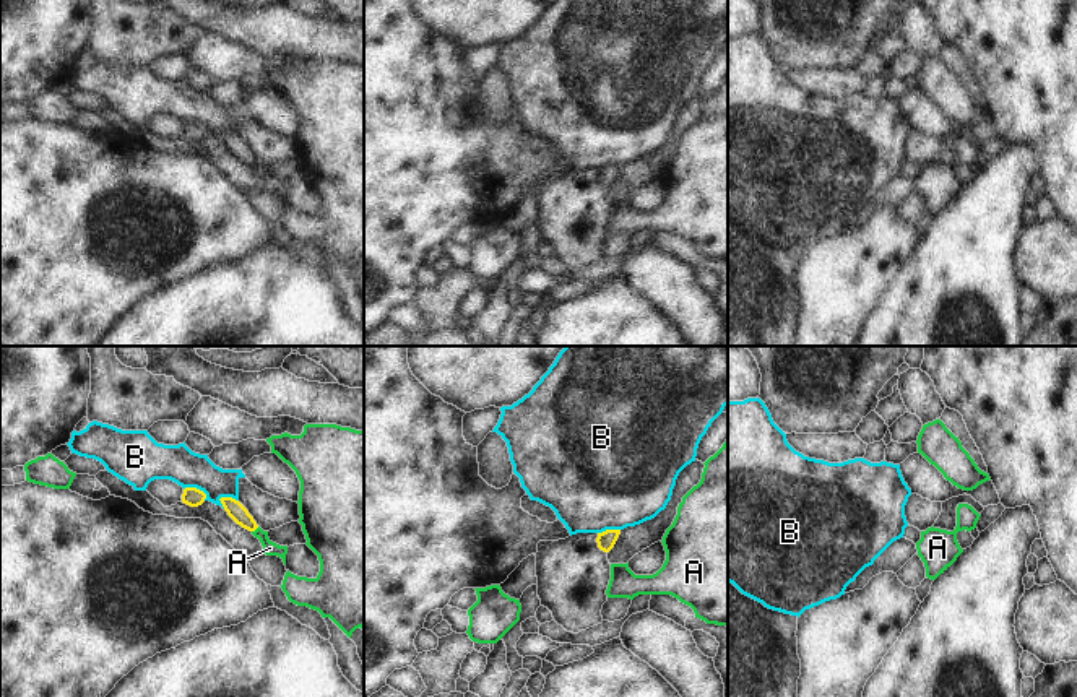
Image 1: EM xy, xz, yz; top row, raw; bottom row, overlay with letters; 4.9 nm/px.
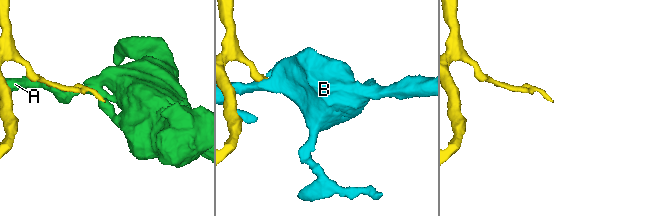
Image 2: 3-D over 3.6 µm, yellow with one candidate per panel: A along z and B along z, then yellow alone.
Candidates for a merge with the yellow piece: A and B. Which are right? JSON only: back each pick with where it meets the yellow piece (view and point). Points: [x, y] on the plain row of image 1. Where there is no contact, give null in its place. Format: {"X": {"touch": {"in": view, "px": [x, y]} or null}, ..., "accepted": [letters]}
{"accepted": []}

